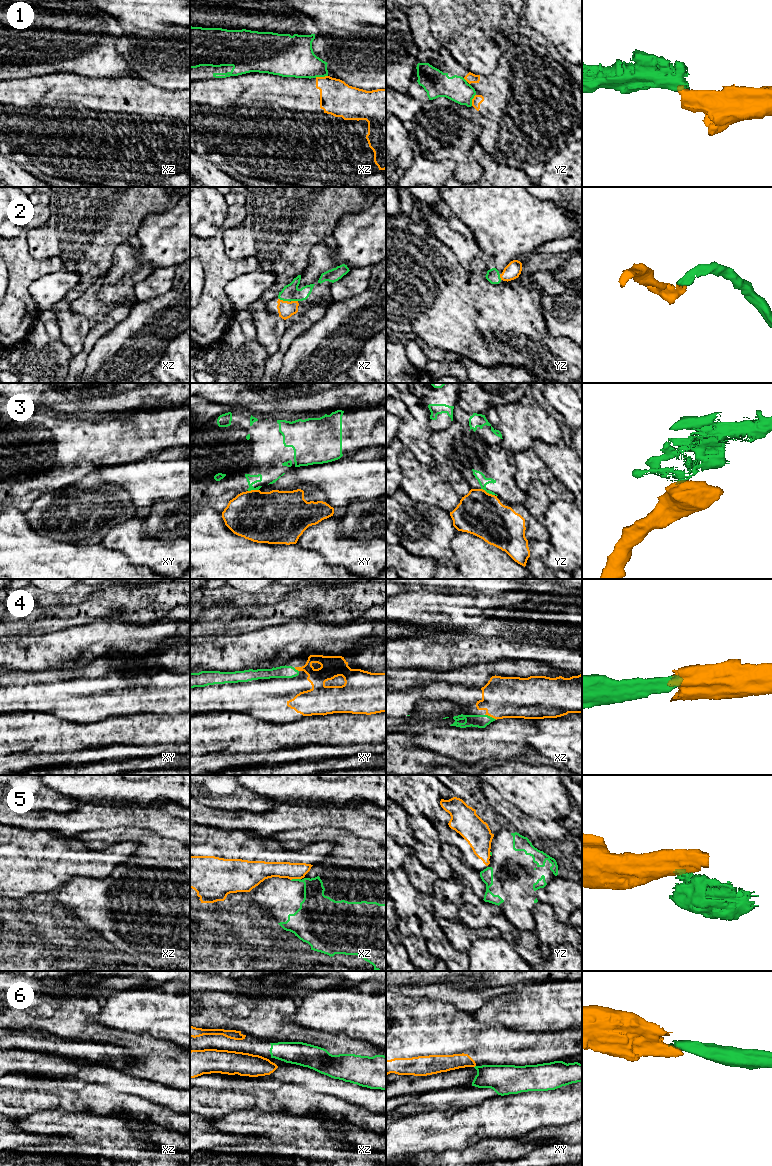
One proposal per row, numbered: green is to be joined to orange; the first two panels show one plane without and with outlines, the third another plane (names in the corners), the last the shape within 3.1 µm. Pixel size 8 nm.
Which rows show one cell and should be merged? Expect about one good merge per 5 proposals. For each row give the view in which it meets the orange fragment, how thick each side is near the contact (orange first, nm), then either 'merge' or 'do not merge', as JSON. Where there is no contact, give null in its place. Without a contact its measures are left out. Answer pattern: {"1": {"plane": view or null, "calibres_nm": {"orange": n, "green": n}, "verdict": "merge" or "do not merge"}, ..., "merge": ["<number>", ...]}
{"1": {"plane": "xz", "calibres_nm": {"orange": 280, "green": 280}, "verdict": "do not merge"}, "2": {"plane": "xz", "calibres_nm": {"orange": 130, "green": 140}, "verdict": "merge"}, "3": {"plane": "yz", "calibres_nm": {"orange": 360, "green": 80}, "verdict": "do not merge"}, "4": {"plane": "xz", "calibres_nm": {"orange": 340, "green": 110}, "verdict": "merge"}, "5": {"plane": "xz", "calibres_nm": {"orange": 140, "green": 190}, "verdict": "do not merge"}, "6": {"plane": null, "verdict": "do not merge"}, "merge": ["2", "4"]}

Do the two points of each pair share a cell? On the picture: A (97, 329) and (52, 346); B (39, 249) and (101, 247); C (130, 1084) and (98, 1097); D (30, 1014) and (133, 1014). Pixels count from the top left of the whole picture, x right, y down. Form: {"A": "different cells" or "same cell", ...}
{"A": "different cells", "B": "same cell", "C": "different cells", "D": "different cells"}

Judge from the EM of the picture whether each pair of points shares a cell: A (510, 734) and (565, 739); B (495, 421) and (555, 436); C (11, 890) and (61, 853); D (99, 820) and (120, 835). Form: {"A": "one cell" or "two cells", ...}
{"A": "two cells", "B": "one cell", "C": "one cell", "D": "two cells"}

